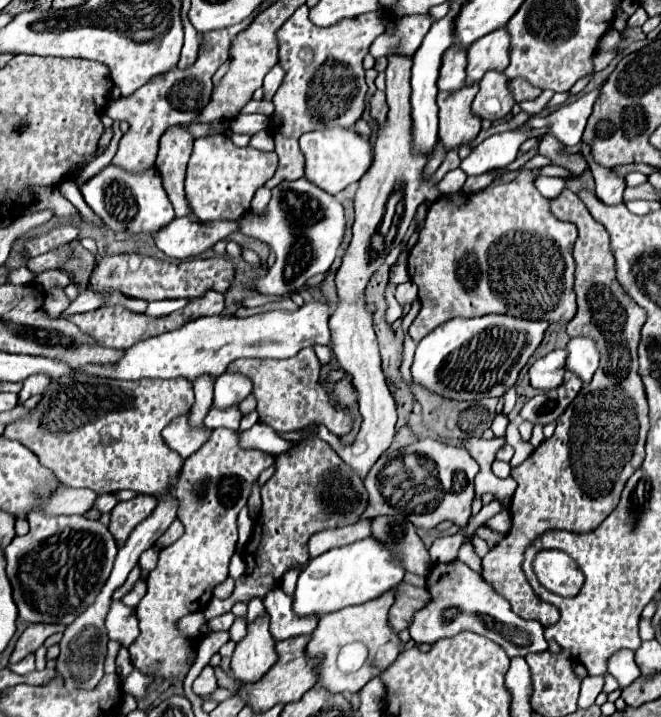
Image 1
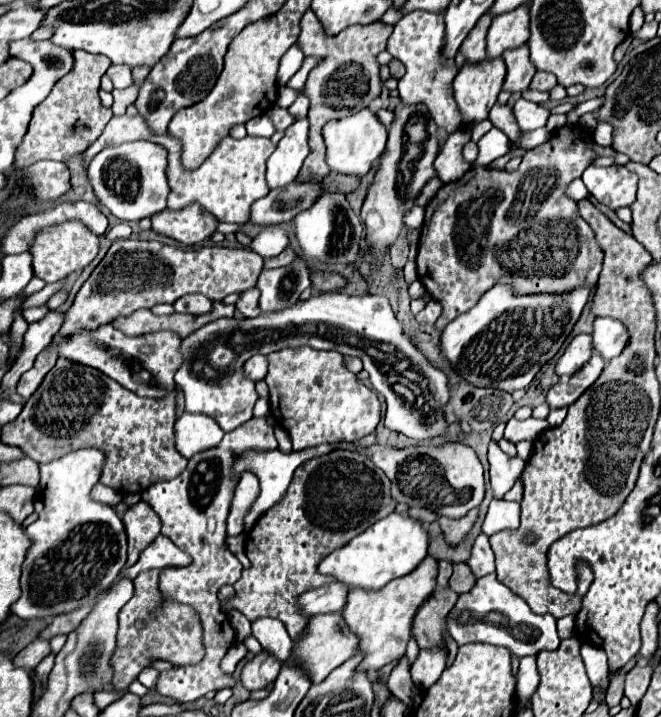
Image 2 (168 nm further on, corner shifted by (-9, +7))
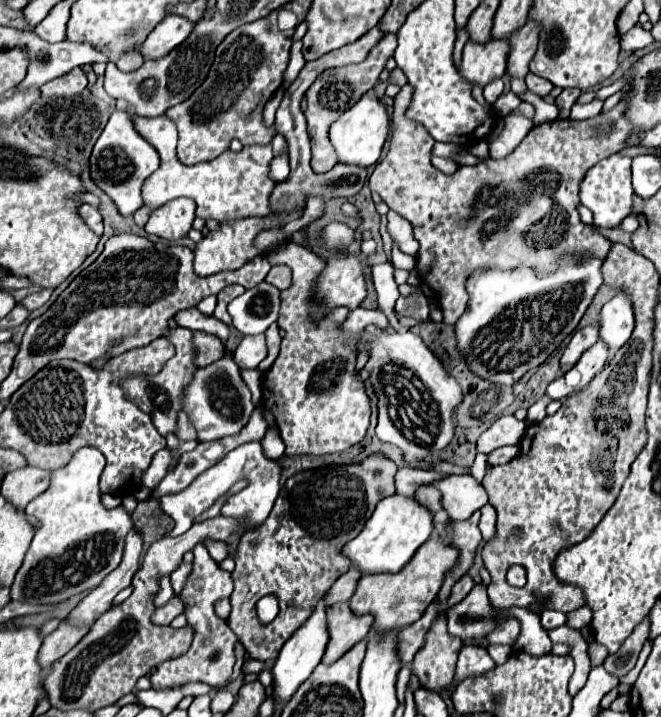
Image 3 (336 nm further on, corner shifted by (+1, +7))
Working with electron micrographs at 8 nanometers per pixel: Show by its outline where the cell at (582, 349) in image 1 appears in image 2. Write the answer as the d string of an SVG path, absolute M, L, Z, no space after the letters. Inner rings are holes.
M598 317L594 321L594 349L610 361L612 357L620 355L622 349L628 345L628 329L624 327L622 321L612 319L612 317Z

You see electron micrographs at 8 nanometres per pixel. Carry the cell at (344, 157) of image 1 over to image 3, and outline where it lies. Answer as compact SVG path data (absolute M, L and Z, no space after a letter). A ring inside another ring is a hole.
M364 95L354 107L350 107L346 113L342 113L340 119L334 121L334 125L330 127L330 141L336 149L340 163L370 167L380 159L382 145L388 137L388 131L390 131L390 119L382 101L372 99L370 95Z

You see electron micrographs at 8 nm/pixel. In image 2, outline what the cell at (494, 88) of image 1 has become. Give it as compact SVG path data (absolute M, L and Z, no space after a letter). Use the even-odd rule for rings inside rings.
M524 43L524 45L516 47L516 49L508 49L502 57L504 57L506 67L508 67L506 81L504 81L502 89L508 89L510 93L528 89L530 87L530 81L532 81L532 77L536 73L536 67L530 61L528 45Z

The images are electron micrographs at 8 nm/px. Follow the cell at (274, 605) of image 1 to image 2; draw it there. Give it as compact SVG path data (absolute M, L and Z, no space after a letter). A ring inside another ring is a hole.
M330 583L324 587L316 587L306 591L304 595L300 595L300 609L306 615L320 615L320 613L334 613L334 611L342 611L342 607L346 605L346 597L348 597L348 585L344 583Z

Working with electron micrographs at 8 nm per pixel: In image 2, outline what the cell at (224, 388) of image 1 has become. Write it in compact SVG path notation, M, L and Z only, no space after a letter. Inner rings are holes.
M254 355L246 361L244 365L244 373L246 377L250 377L252 381L260 381L266 377L266 369L268 369L268 359L266 355Z

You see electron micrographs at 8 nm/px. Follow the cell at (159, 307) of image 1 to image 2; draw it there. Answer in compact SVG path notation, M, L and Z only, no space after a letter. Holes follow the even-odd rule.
M184 295L180 297L178 303L174 303L174 309L178 313L190 313L190 315L206 315L212 311L212 301L208 301L206 297L200 297L200 295Z

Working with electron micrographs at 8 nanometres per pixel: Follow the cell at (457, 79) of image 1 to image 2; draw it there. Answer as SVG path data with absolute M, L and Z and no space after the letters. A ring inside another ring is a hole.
M484 13L474 25L474 29L468 33L468 37L464 39L460 51L464 53L466 61L478 63L486 57L486 33L488 33L490 23L492 23L492 13Z

